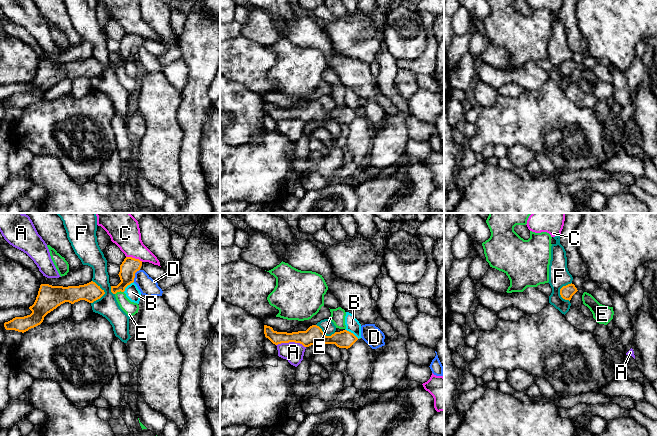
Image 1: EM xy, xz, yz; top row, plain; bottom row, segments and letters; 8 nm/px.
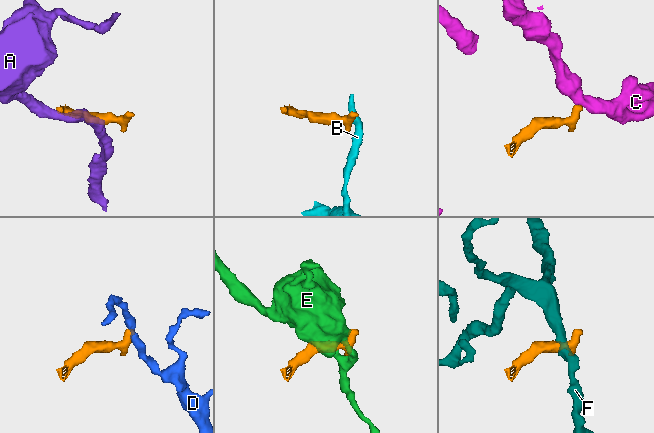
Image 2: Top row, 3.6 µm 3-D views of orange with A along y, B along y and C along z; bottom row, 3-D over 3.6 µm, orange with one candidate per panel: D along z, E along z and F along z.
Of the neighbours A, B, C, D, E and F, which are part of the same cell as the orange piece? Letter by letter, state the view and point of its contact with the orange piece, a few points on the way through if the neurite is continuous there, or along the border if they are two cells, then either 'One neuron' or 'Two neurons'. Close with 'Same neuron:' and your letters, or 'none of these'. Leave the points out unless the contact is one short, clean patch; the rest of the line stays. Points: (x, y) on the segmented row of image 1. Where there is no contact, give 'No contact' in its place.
A: Touches orange at xz (291, 341). Boundary: xz (276, 344), (299, 342), (305, 347). Two neurons
B: Touches orange at xz (352, 333). Boundary: xz (345, 329), (352, 332), (358, 338). Two neurons
C: Touches orange at xy (134, 258). Boundary: xy (126, 256), (138, 258), (142, 261). Two neurons
D: Touches orange at xy (134, 275). Boundary: xy (139, 269), (135, 273), (133, 281). Two neurons
E: Touches orange at xy (119, 291). Boundary: xy (123, 291), (118, 291), (115, 294). Two neurons
F: Touches orange at xy (104, 293). Boundary: xy (92, 280), (104, 293), (91, 303). Two neurons
Same neuron: none of these

